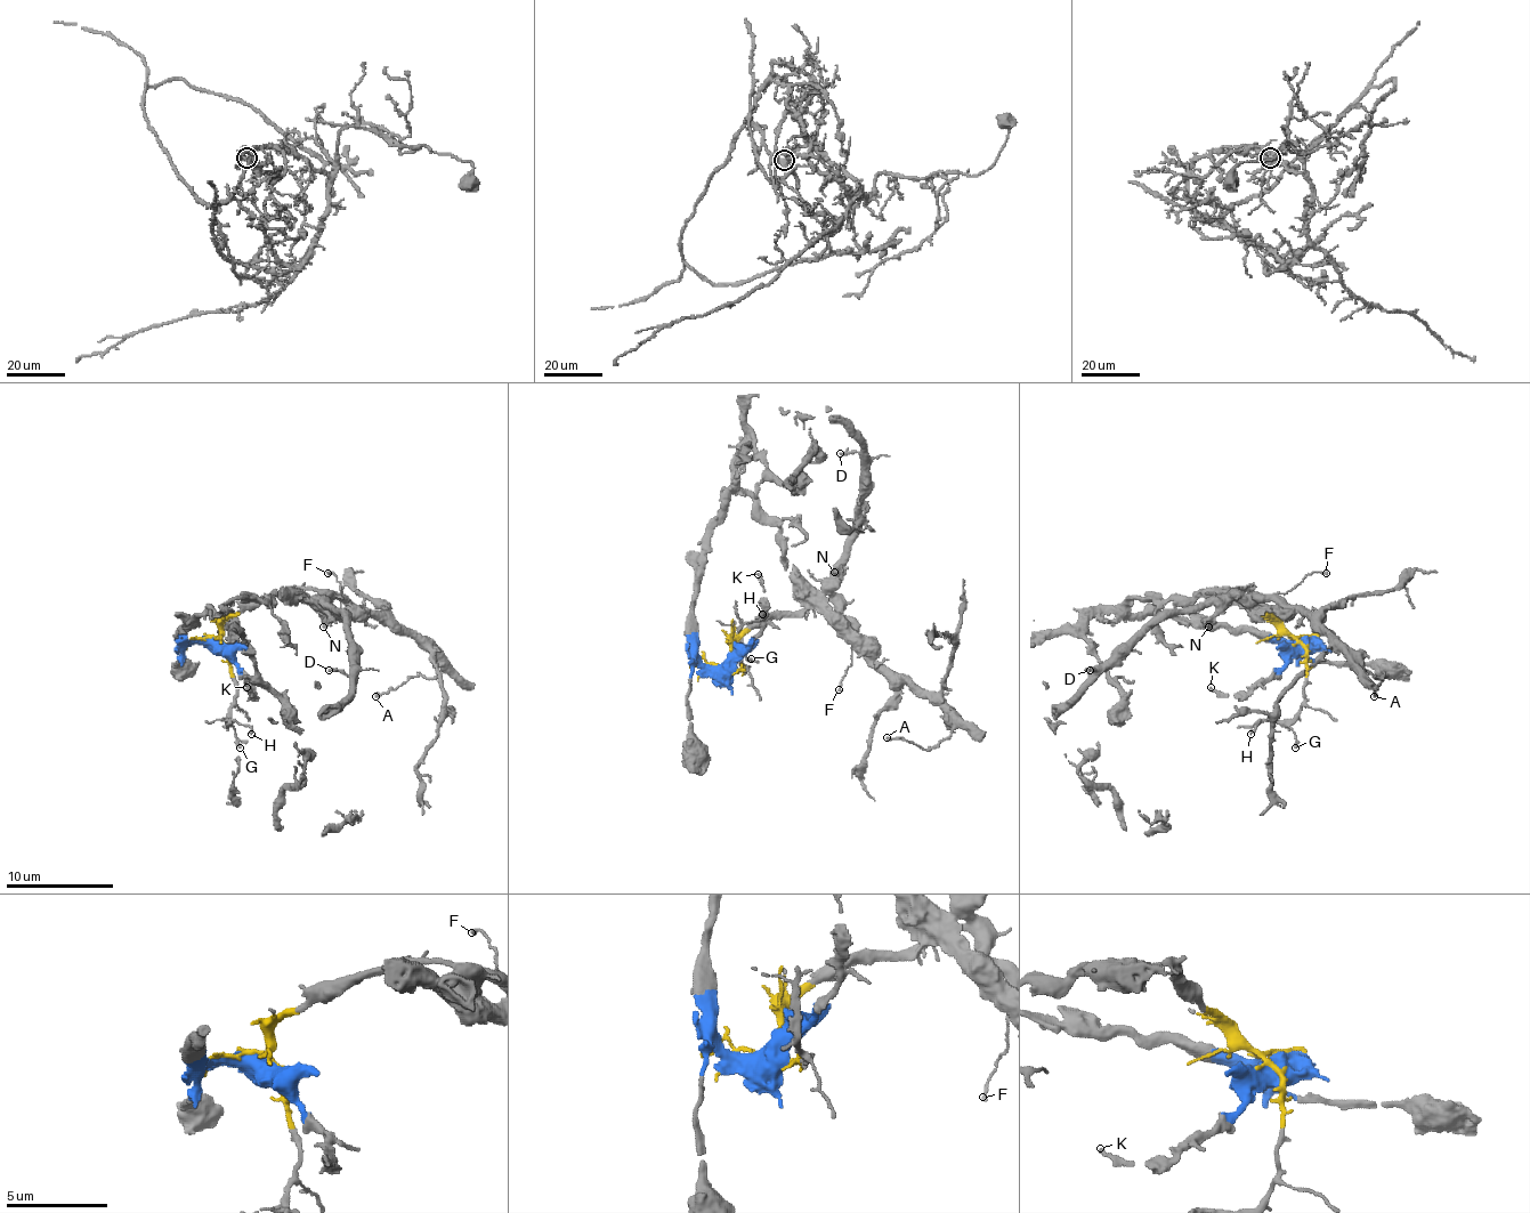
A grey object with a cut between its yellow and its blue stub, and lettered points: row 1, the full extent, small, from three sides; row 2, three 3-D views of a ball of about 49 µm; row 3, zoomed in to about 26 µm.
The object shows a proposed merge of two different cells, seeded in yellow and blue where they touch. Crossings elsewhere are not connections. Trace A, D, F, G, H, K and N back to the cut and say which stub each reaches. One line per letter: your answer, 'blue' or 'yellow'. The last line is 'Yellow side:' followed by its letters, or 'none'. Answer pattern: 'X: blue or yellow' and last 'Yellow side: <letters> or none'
A: yellow
D: yellow
F: yellow
G: yellow
H: yellow
K: blue
N: yellow
Yellow side: A, D, F, G, H, N

